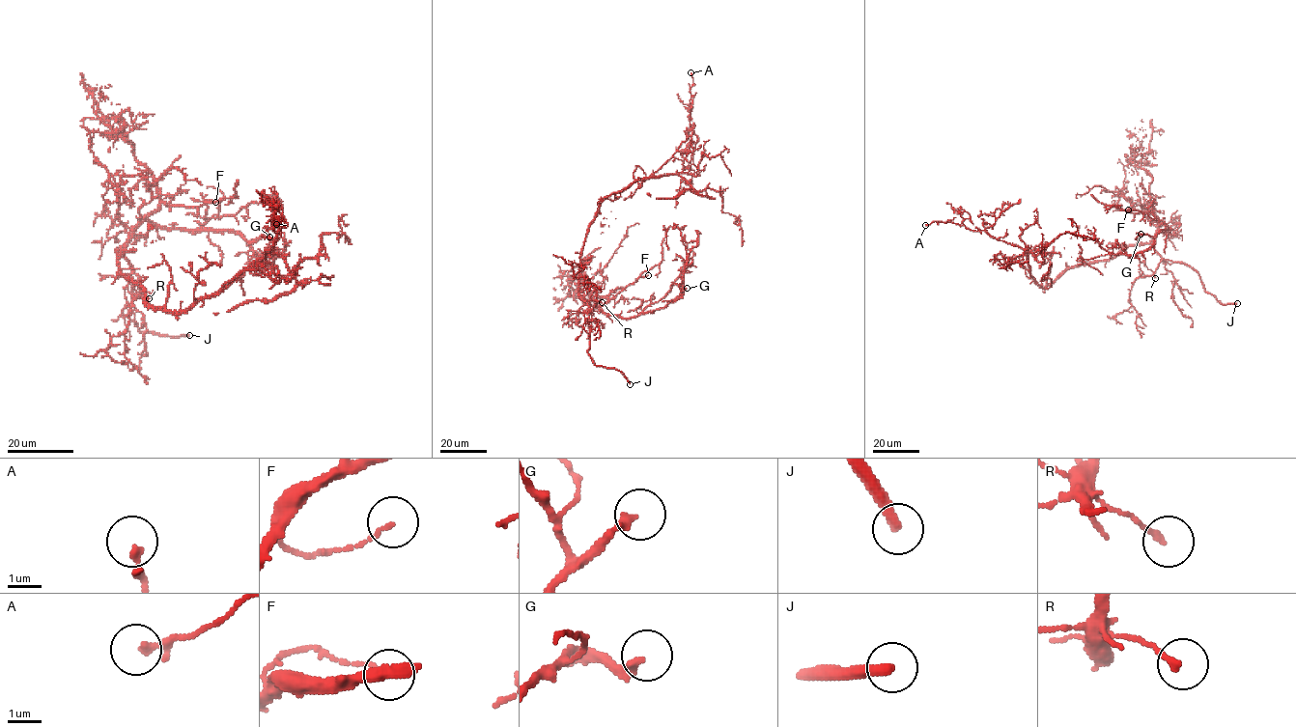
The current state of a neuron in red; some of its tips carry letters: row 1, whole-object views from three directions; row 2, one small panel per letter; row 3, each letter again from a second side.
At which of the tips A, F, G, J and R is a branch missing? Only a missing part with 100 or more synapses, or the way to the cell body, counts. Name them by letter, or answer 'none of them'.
G, J

